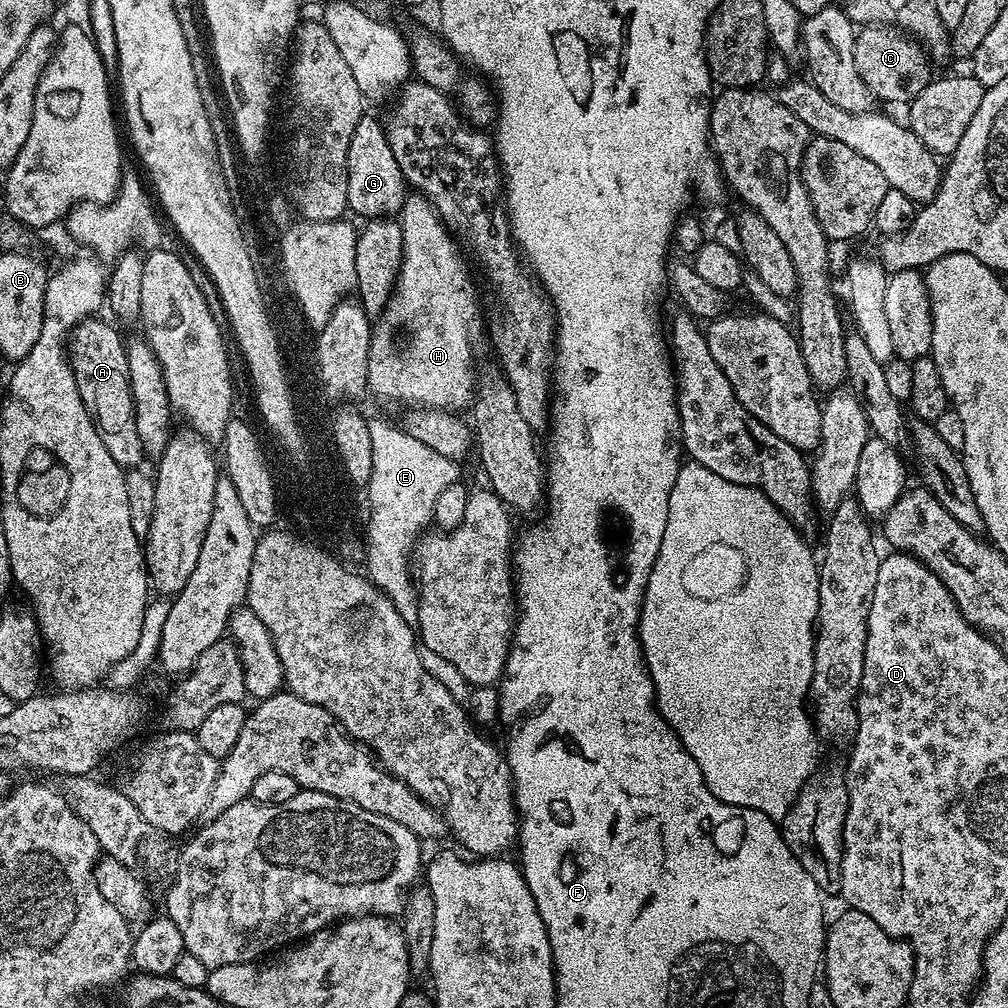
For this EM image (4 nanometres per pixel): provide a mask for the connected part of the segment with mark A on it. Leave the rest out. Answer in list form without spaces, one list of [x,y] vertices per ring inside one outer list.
[[[85,318],[72,329],[66,351],[80,397],[84,399],[102,442],[106,442],[106,450],[110,450],[110,458],[114,458],[122,469],[136,470],[143,465],[140,463],[145,463],[146,457],[142,441],[138,439],[138,426],[132,421],[134,402],[126,362],[126,340],[110,325],[96,319],[100,318]]]

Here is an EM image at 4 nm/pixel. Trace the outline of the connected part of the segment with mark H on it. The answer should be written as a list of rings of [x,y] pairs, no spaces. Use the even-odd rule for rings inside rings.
[[[412,194],[405,199],[403,208],[400,209],[398,213],[398,219],[400,222],[400,229],[402,230],[402,242],[404,243],[404,257],[402,258],[402,262],[400,263],[400,272],[396,276],[396,287],[392,289],[392,296],[388,299],[388,305],[386,307],[380,309],[379,316],[375,317],[373,326],[372,326],[372,337],[370,338],[370,348],[368,350],[368,385],[367,391],[370,393],[373,392],[376,396],[381,396],[384,400],[401,400],[404,404],[416,404],[412,406],[419,406],[424,410],[435,410],[437,412],[449,412],[451,414],[459,413],[461,410],[459,408],[467,409],[469,405],[473,403],[474,400],[474,376],[472,380],[472,335],[476,332],[476,323],[480,320],[480,296],[476,293],[476,284],[472,281],[472,276],[468,273],[468,268],[464,265],[464,260],[460,257],[460,252],[462,253],[462,248],[459,243],[454,239],[451,232],[448,231],[448,228],[445,226],[443,221],[440,220],[439,214],[433,210],[432,204],[425,196],[421,196],[419,194]]]

